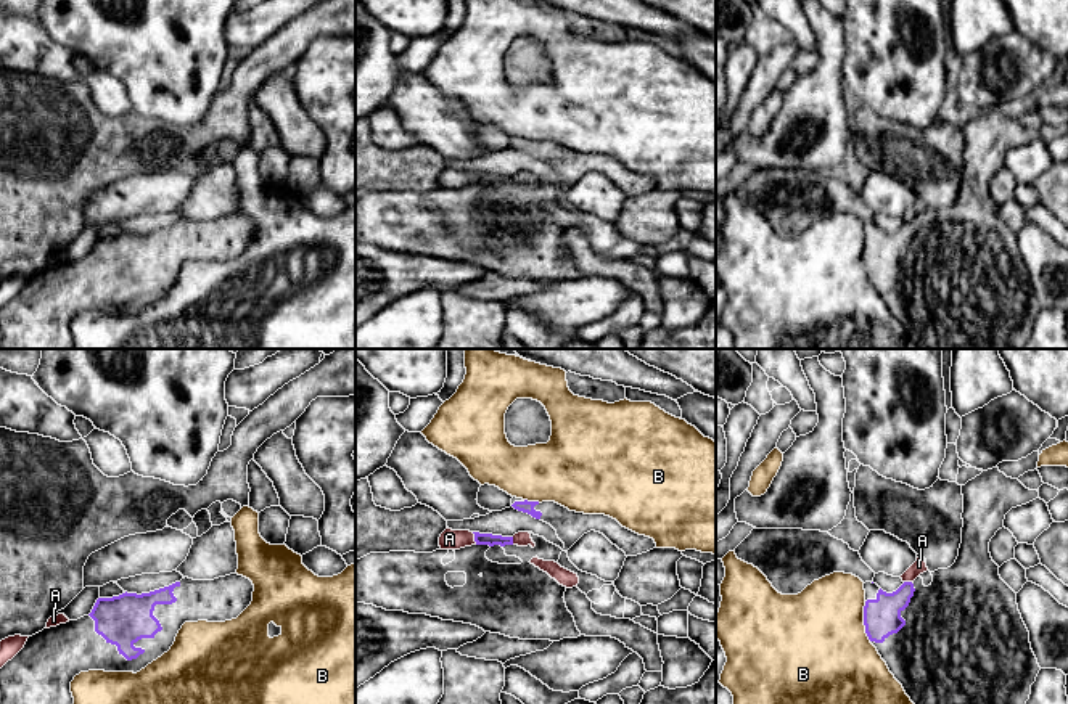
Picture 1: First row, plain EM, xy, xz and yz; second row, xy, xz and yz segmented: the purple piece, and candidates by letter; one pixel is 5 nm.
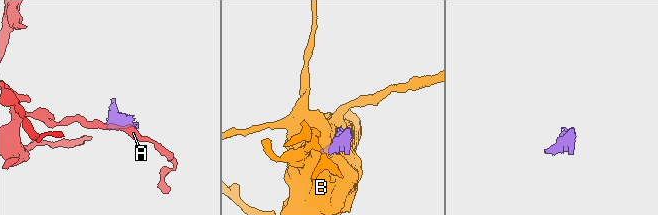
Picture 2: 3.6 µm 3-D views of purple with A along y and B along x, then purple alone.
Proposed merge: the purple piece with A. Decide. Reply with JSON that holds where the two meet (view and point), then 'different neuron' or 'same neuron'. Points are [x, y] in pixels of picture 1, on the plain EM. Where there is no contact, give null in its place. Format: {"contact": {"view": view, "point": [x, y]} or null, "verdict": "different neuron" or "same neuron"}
{"contact": {"view": "xz", "point": [475, 179]}, "verdict": "different neuron"}

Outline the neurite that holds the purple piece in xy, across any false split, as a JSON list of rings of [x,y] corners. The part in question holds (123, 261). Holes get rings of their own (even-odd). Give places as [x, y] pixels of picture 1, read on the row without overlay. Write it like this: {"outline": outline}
{"outline": [[[230,214],[214,220],[182,219],[150,233],[98,238],[92,252],[43,268],[0,309],[0,349],[72,349],[71,321],[80,312],[140,312],[170,289],[185,262],[236,259],[253,241],[249,219]]]}

